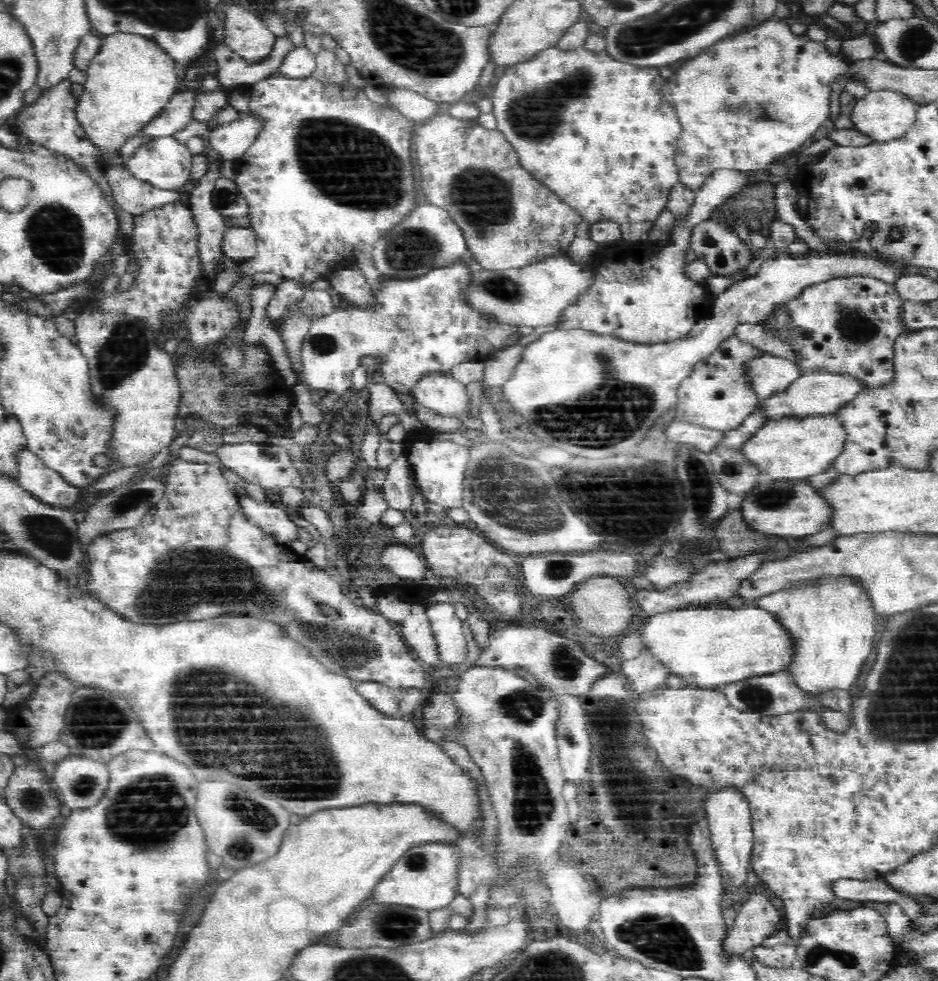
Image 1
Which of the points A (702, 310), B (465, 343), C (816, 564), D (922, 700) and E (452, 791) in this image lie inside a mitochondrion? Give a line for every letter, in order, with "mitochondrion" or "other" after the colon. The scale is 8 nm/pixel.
A: other
B: other
C: other
D: mitochondrion
E: other

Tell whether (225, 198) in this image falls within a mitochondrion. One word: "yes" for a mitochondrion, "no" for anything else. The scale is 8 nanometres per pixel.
yes

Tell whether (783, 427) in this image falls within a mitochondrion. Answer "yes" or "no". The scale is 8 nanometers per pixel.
no

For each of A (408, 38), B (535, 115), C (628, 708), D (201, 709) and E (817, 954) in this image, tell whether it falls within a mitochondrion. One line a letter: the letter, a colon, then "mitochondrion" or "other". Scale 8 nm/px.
A: mitochondrion
B: mitochondrion
C: other
D: mitochondrion
E: mitochondrion

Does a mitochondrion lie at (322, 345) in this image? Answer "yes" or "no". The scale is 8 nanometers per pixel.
yes

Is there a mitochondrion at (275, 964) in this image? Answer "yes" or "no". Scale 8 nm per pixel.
no

